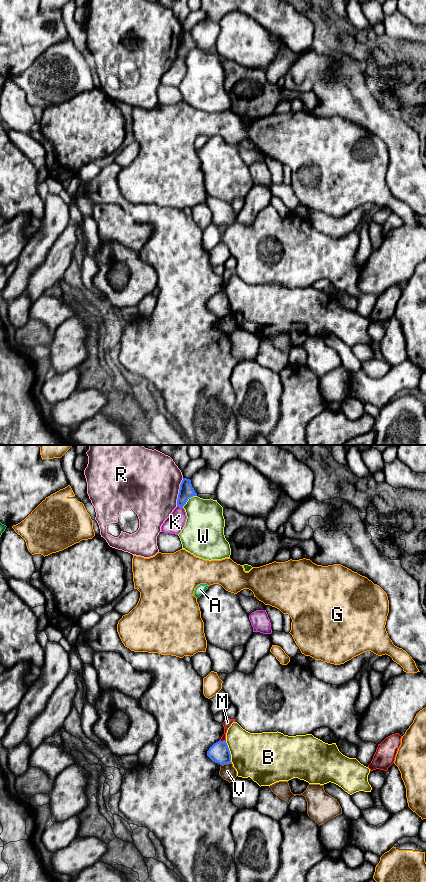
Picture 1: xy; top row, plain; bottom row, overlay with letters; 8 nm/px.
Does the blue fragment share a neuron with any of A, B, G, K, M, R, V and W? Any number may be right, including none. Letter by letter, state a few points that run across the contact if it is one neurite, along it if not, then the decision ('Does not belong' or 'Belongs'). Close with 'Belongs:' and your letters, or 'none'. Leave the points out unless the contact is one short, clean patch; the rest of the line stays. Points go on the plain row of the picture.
A: Belongs
B: Does not belong
G: Does not belong
K: Does not belong
M: Line: xy (219, 292), (225, 293). Does not belong
R: Does not belong
V: Does not belong
W: Does not belong
Belongs: A

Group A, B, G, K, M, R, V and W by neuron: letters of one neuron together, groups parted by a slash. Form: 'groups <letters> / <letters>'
groups A / B / G / K / M / R / V / W

